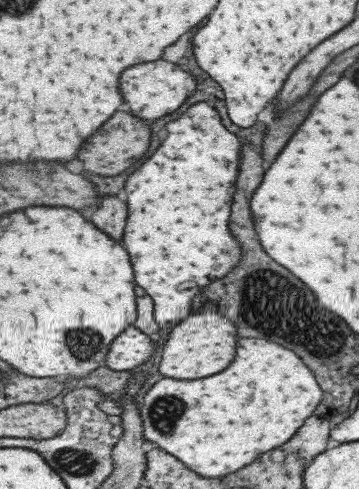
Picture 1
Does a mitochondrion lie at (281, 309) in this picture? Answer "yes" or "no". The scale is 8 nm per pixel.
yes

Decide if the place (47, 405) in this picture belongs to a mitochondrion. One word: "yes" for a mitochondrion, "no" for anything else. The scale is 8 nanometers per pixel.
no

